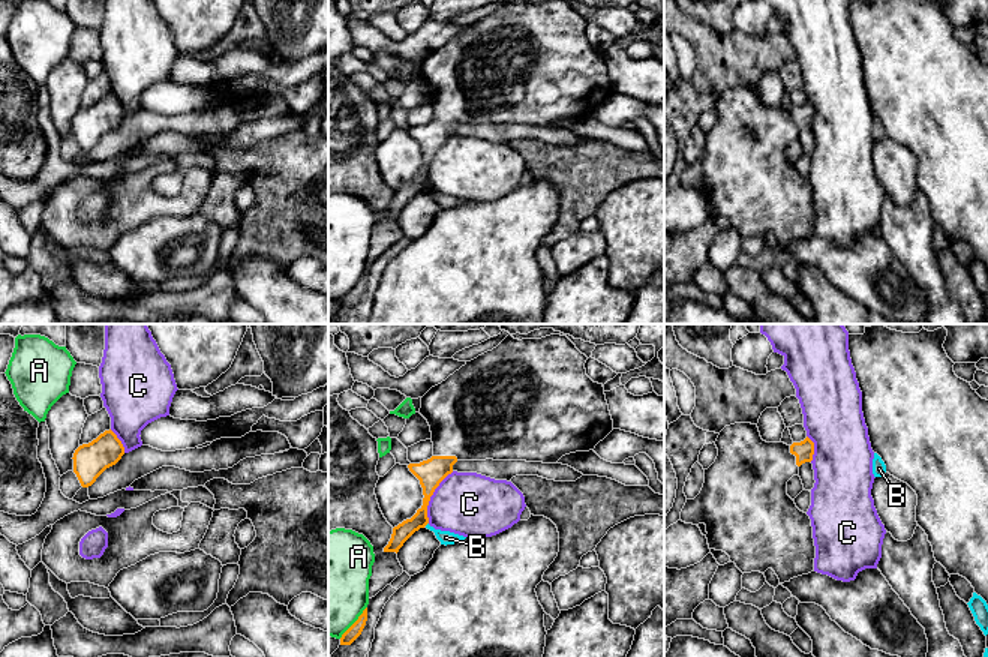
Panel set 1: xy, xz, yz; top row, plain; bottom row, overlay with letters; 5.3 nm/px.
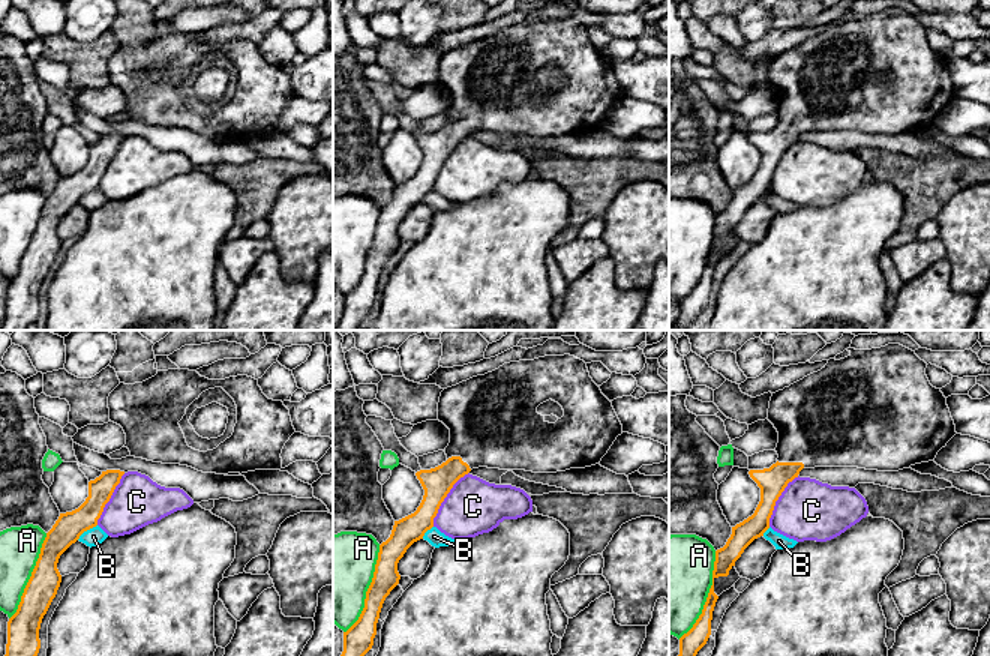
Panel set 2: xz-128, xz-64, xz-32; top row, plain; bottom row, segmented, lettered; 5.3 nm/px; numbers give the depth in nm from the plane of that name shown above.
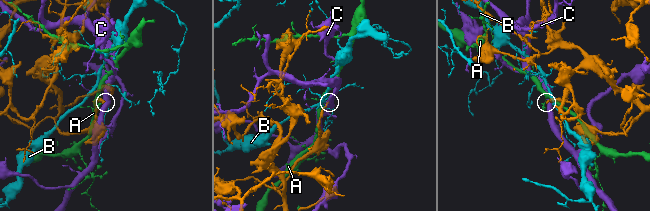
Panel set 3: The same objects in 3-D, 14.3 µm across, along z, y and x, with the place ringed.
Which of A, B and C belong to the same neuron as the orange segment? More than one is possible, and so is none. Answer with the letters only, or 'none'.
none

